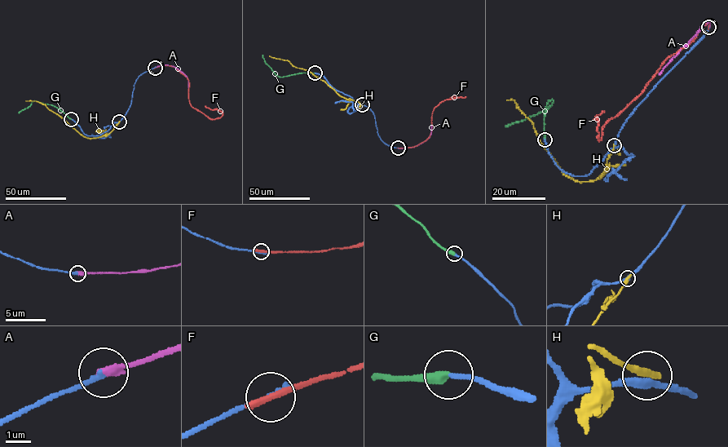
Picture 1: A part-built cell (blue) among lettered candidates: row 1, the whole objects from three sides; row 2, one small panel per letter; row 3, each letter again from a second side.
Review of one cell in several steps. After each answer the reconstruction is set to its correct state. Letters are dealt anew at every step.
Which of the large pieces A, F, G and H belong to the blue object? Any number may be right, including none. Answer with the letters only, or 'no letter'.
A, G

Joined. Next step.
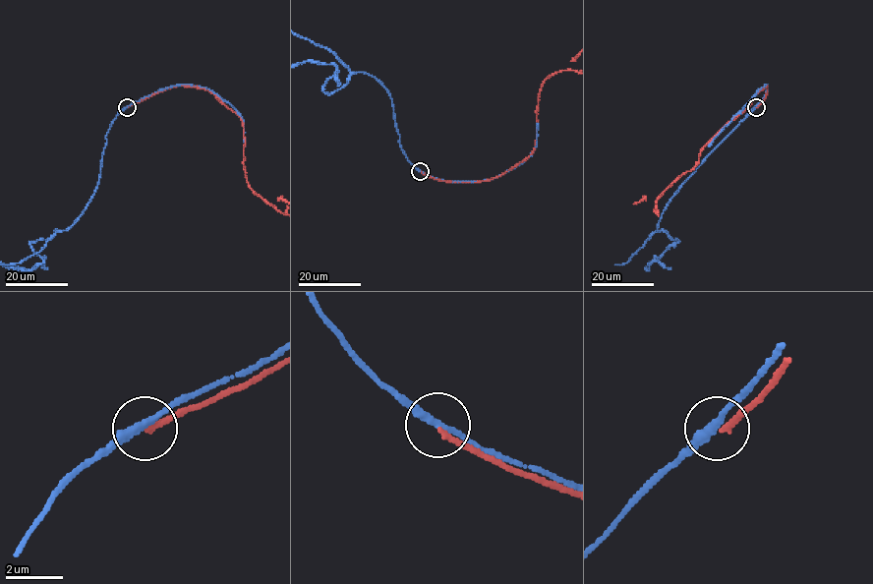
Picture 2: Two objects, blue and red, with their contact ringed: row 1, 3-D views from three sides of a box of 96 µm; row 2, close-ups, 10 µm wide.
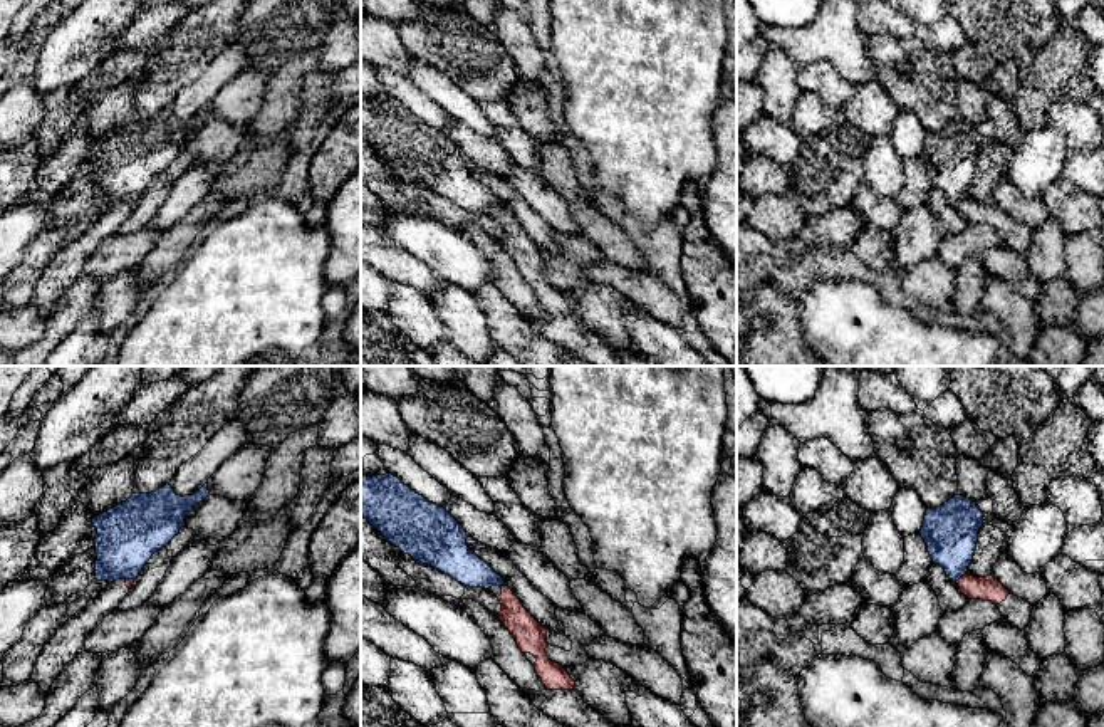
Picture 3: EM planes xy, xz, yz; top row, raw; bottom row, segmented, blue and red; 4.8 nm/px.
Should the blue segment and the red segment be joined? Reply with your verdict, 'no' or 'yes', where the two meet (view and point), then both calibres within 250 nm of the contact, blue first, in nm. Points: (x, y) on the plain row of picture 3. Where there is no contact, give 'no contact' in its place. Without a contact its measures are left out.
no | yz (962, 198) | 260/120 nm

